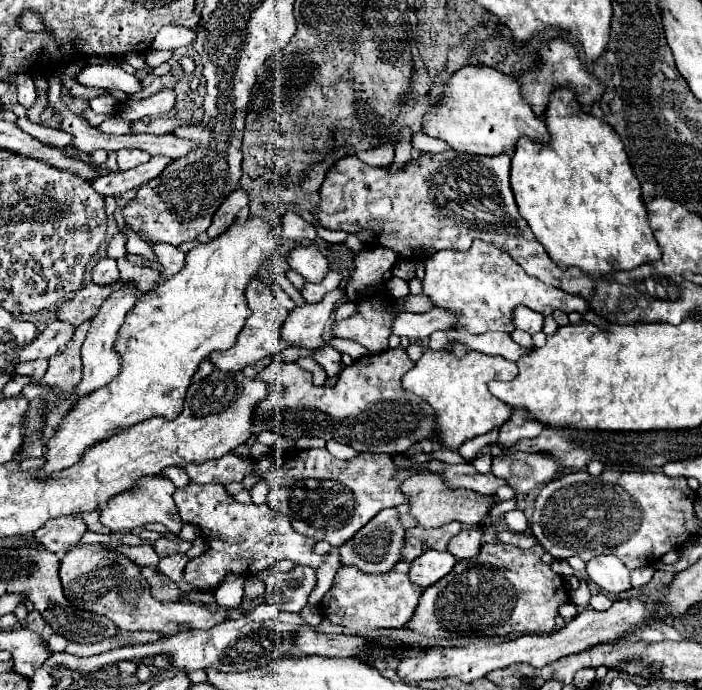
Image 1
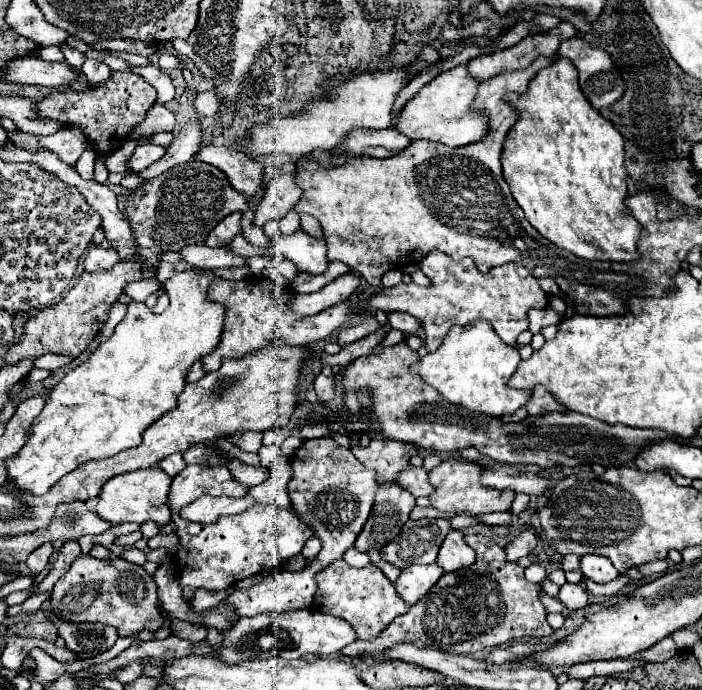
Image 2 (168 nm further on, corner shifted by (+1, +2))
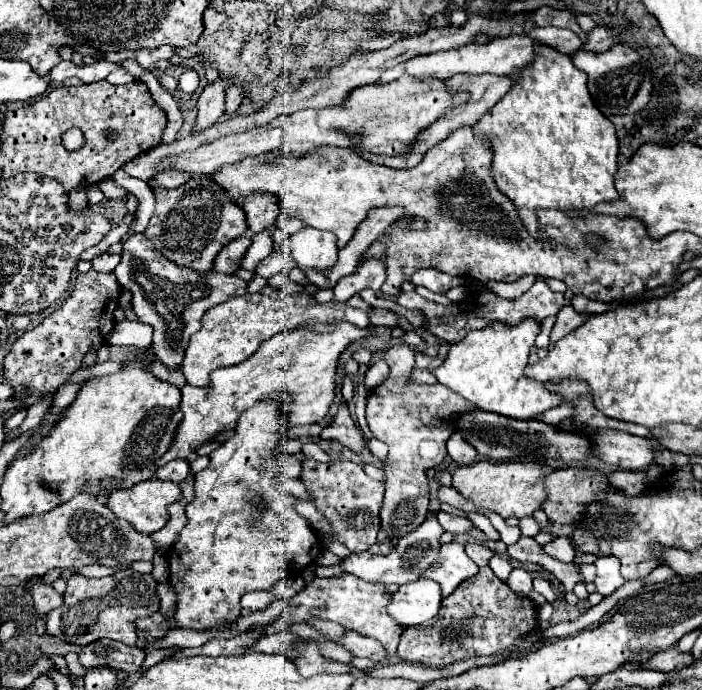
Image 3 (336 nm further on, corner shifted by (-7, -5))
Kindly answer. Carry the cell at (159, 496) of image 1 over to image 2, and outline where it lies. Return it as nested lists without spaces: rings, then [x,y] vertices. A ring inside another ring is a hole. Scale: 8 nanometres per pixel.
[[[138,469],[132,473],[122,473],[114,479],[110,479],[104,487],[102,493],[98,495],[98,515],[108,521],[108,523],[148,523],[154,521],[158,525],[170,523],[170,485],[172,479],[160,469]]]

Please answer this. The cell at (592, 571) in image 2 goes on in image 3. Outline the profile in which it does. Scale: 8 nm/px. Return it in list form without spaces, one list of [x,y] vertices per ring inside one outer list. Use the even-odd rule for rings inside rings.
[[[600,556],[596,562],[596,590],[602,596],[610,596],[614,590],[618,590],[624,584],[624,578],[620,574],[620,562],[614,556]]]

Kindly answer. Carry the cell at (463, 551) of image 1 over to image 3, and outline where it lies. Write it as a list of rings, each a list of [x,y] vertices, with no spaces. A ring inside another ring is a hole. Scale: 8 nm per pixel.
[[[450,542],[450,544],[442,544],[438,562],[426,568],[422,572],[422,578],[438,582],[442,588],[442,596],[446,598],[450,592],[456,590],[460,582],[472,578],[474,574],[478,574],[478,566],[466,556],[464,546],[458,542]]]

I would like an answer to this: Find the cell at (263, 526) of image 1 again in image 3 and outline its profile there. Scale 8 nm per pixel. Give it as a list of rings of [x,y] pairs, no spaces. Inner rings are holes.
[[[268,398],[272,404],[258,404],[242,418],[238,420],[238,426],[234,430],[234,436],[220,444],[210,454],[208,468],[196,472],[194,476],[194,492],[196,498],[186,506],[186,526],[180,532],[180,540],[172,546],[172,550],[166,554],[168,566],[170,566],[170,586],[176,592],[176,610],[174,618],[166,618],[160,610],[154,612],[150,618],[138,618],[136,630],[138,640],[142,640],[142,648],[148,648],[156,640],[166,636],[168,628],[190,628],[190,630],[210,630],[226,626],[240,618],[240,598],[246,592],[252,590],[272,590],[272,586],[278,582],[280,566],[278,562],[286,564],[286,568],[304,568],[308,566],[314,556],[312,550],[318,546],[318,536],[308,524],[306,518],[302,518],[294,504],[296,498],[282,490],[282,482],[286,480],[284,470],[280,466],[282,452],[282,438],[284,432],[290,428],[290,422],[286,422],[286,414],[290,414],[290,398],[282,402],[282,398]]]

